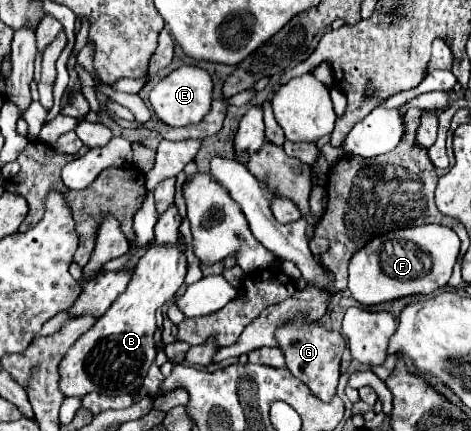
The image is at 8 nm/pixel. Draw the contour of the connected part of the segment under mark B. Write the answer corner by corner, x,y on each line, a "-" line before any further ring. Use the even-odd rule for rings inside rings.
181,241
151,245
145,255
135,265
135,273
127,289
115,299
115,303
105,311
97,323
77,339
77,343
67,351
61,361
59,373
61,391
69,395
83,397
91,391
105,395
125,395
135,393
147,375
157,349
153,343
155,333
155,311
183,285
187,275
187,257
181,249

